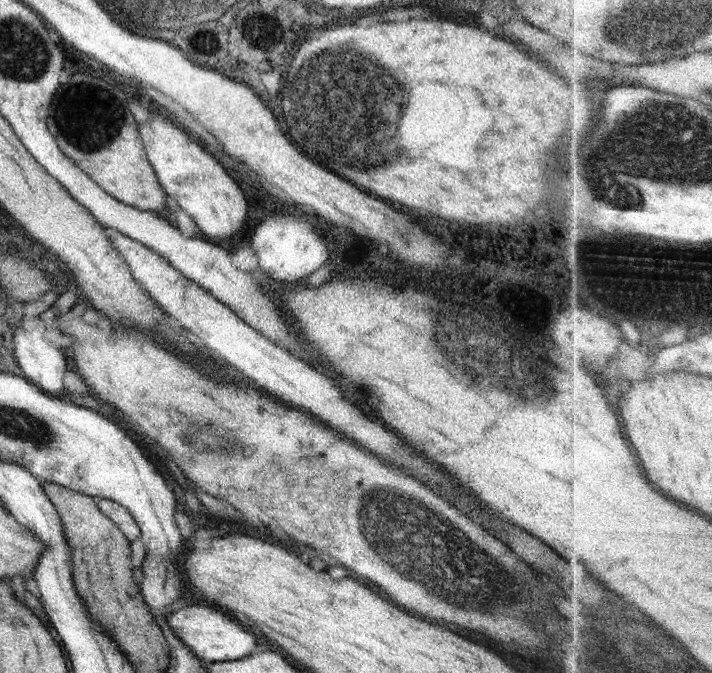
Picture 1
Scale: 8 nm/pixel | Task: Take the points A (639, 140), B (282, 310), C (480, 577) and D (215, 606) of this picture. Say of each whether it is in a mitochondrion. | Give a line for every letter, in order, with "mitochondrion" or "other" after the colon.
A: mitochondrion
B: other
C: mitochondrion
D: other

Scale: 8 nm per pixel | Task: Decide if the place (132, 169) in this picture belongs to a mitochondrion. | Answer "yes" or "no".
no

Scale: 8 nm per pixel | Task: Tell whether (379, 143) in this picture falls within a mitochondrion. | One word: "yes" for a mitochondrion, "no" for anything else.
yes

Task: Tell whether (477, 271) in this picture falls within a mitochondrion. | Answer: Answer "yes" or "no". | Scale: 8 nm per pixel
no

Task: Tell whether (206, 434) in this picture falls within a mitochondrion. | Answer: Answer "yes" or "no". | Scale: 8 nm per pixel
yes

